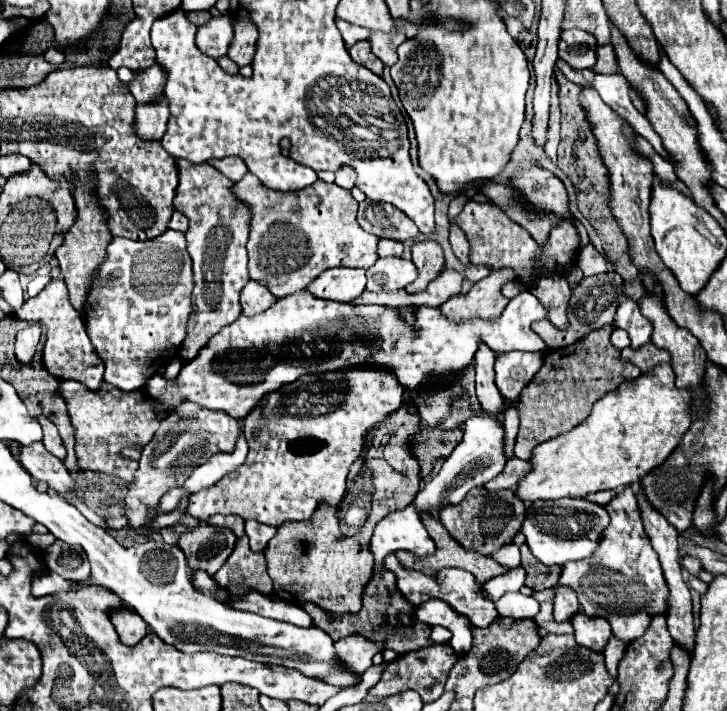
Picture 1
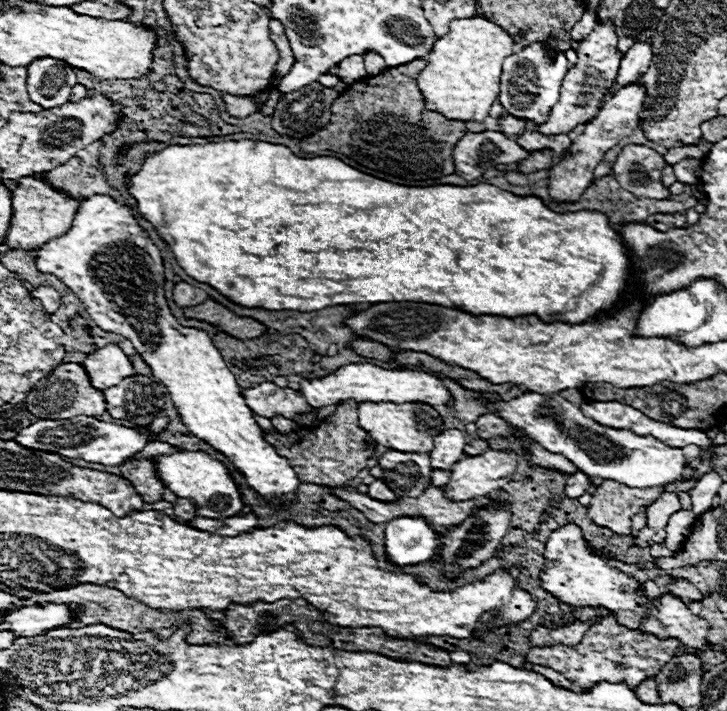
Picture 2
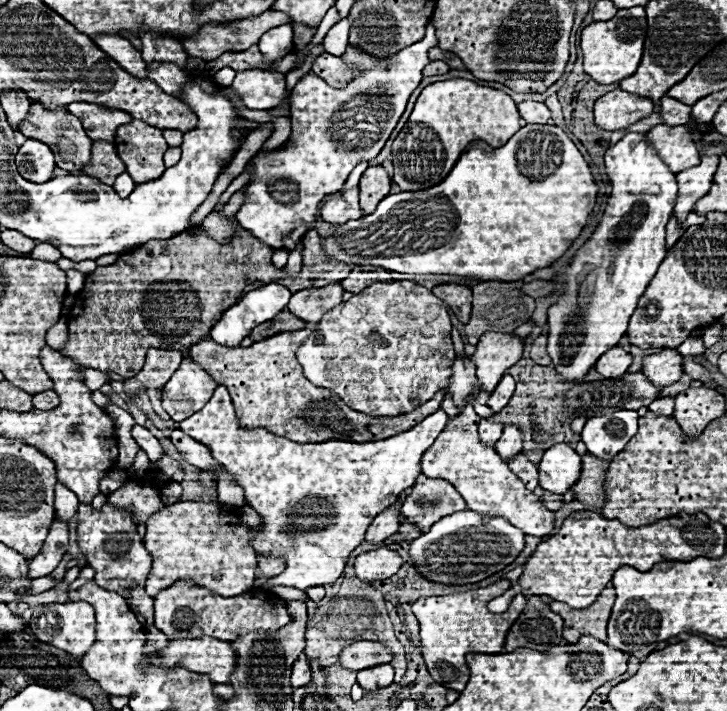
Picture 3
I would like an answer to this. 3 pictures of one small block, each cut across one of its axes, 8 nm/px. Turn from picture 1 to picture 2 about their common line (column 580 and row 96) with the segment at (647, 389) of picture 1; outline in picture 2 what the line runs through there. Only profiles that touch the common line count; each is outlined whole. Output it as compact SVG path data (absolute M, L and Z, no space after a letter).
M452 20L450 32L438 38L426 56L426 68L416 76L426 110L444 114L448 120L482 122L498 98L502 62L508 54L514 54L514 38L492 20Z

